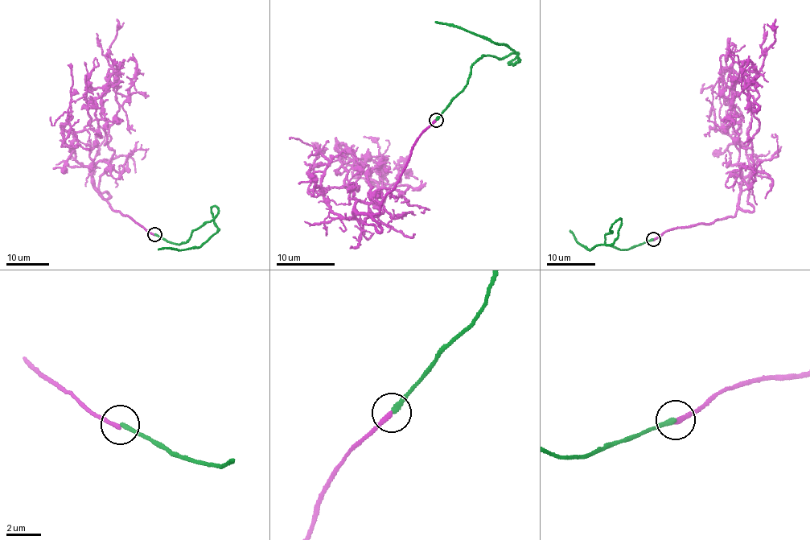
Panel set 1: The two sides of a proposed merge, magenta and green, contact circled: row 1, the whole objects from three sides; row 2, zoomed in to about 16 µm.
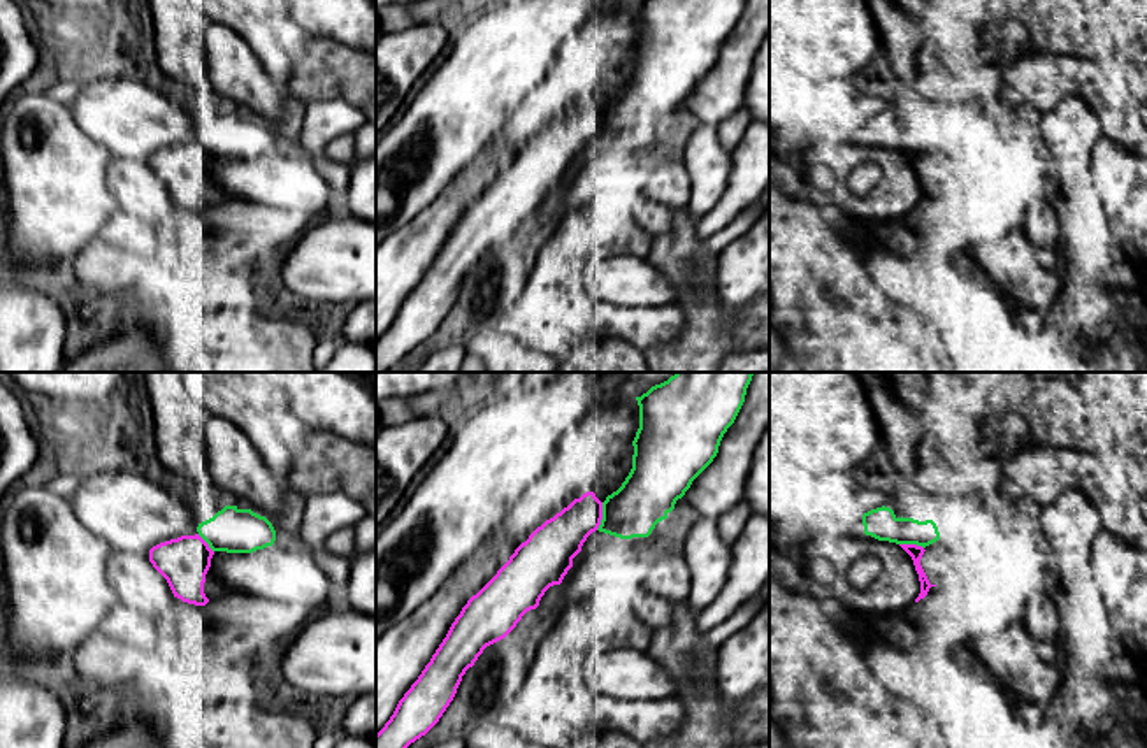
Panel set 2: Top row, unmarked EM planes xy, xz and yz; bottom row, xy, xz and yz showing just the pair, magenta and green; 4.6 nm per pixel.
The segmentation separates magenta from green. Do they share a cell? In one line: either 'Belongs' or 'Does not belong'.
Does not belong

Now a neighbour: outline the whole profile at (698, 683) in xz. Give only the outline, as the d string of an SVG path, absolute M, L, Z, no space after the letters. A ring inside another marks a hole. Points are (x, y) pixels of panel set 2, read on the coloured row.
M694 657L690 664L692 678L689 680L689 688L696 697L706 697L710 695L710 687L708 687L708 676L706 676L706 667L701 660L701 657Z

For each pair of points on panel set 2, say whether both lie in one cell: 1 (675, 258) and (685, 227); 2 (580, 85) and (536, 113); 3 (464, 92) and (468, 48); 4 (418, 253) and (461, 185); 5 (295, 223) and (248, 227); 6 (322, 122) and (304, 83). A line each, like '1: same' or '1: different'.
1: same
2: same
3: same
4: same
5: same
6: different

